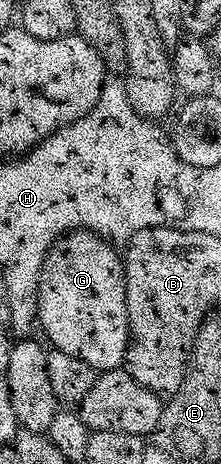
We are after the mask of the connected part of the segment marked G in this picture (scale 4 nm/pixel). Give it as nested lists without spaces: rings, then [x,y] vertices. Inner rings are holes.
[[[80,229],[78,231],[68,231],[61,235],[57,242],[49,249],[45,261],[41,265],[39,274],[39,322],[38,326],[43,327],[47,334],[46,342],[56,351],[73,353],[73,357],[81,357],[89,365],[93,365],[96,372],[113,371],[124,366],[127,357],[127,342],[129,341],[129,317],[127,316],[127,286],[125,285],[125,269],[123,268],[123,255],[115,252],[110,242],[104,239],[102,235],[95,235],[93,232]]]

